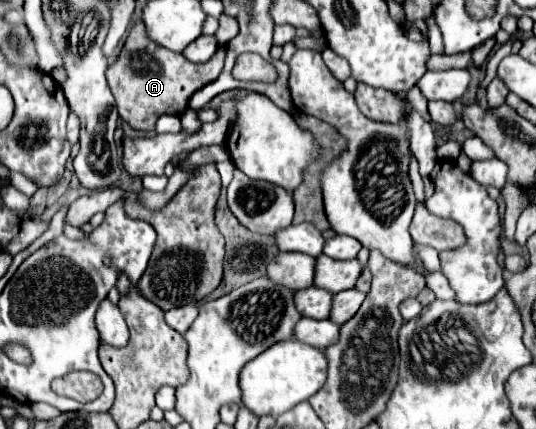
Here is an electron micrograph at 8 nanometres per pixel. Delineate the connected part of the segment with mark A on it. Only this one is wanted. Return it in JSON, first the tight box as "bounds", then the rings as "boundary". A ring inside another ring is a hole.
{"bounds":[106,22,224,132],"boundary":[[[136,22],[122,46],[122,52],[118,56],[118,60],[108,68],[106,76],[108,76],[108,84],[110,90],[116,98],[116,106],[120,112],[120,118],[134,130],[142,130],[142,132],[152,132],[156,128],[156,120],[162,114],[182,114],[188,108],[188,100],[190,96],[200,90],[202,86],[206,86],[208,82],[214,82],[220,72],[224,68],[224,48],[220,48],[206,64],[192,64],[190,60],[186,60],[182,54],[174,54],[154,42],[150,42],[144,34],[144,26],[142,22]]]}

